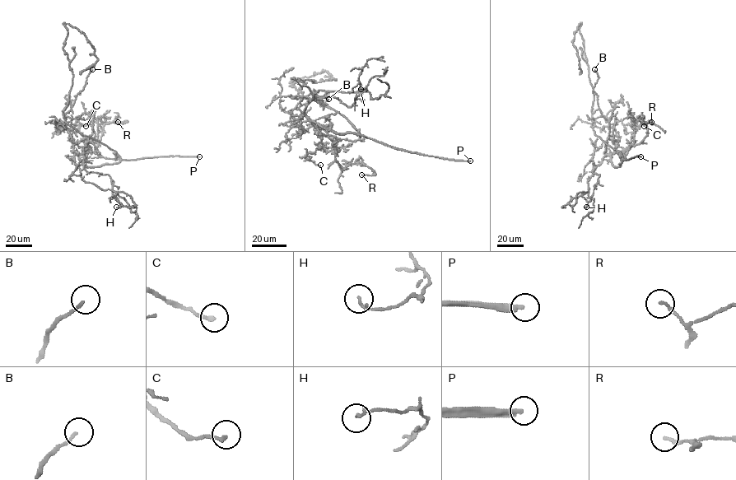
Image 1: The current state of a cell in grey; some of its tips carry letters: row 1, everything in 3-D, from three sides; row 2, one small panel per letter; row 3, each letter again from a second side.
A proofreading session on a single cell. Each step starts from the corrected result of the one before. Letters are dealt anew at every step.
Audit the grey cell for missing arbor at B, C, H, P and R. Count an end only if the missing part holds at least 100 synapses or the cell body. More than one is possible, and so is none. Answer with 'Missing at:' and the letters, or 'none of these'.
Missing at: P

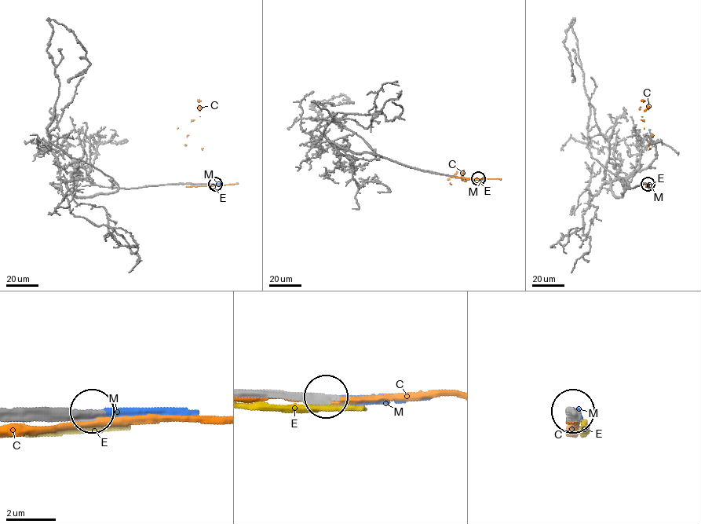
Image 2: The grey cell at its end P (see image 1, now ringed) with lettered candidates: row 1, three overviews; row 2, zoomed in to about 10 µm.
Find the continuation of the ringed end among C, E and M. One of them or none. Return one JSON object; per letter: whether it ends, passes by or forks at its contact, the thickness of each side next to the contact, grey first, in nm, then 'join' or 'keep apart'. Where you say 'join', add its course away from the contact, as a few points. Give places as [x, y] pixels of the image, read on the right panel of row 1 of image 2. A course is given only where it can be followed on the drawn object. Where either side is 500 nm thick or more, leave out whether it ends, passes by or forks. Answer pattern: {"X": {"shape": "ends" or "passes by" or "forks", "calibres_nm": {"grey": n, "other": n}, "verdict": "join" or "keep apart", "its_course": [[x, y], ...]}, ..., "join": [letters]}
{"C": {"shape": "passes by", "calibres_nm": {"grey": 460, "other": 260}, "verdict": "keep apart"}, "E": {"shape": "passes by", "calibres_nm": {"grey": 400, "other": 280}, "verdict": "keep apart"}, "M": {"shape": "ends", "calibres_nm": {"grey": 440, "other": 260}, "verdict": "join"}, "join": ["M"]}

